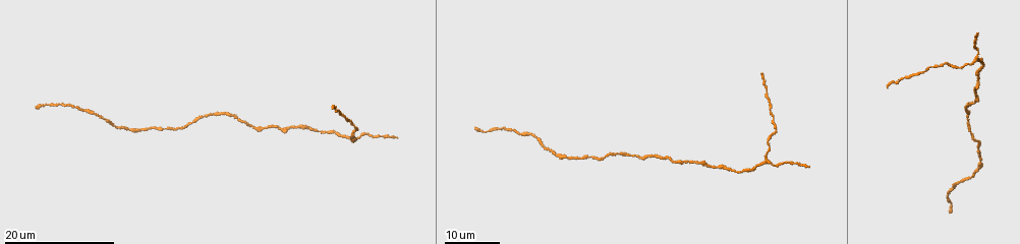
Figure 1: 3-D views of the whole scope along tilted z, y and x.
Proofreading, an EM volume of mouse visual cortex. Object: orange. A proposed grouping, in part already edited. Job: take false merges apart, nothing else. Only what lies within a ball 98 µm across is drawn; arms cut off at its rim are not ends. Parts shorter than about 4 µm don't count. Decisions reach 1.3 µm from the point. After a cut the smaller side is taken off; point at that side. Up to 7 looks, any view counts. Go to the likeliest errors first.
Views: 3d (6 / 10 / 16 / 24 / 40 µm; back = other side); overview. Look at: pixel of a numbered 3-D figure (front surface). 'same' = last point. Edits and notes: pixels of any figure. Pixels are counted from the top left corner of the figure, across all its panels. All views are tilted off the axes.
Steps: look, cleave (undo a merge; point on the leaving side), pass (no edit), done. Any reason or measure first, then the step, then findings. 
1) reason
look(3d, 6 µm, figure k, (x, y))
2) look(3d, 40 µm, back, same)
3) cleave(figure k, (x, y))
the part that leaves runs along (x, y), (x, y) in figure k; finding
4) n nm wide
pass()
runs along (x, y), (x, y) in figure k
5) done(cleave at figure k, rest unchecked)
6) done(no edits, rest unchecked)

look(3d, 16 µm, figure 1, (975, 59))

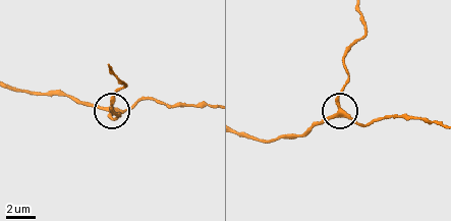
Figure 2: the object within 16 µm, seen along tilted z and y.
look(3d, 10 µm, figure 2, (338, 108))

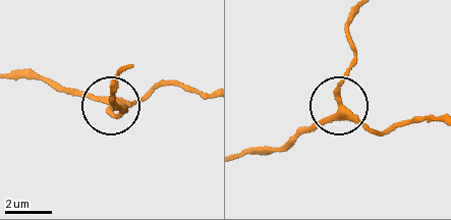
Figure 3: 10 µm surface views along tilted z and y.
pass()
runs along (241, 156), (280, 149), (320, 128), (339, 103), (382, 134) in figure 3; one neuron here

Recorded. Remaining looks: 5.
calibre changes
look(3d, 16 µm, figure 1, (727, 171))

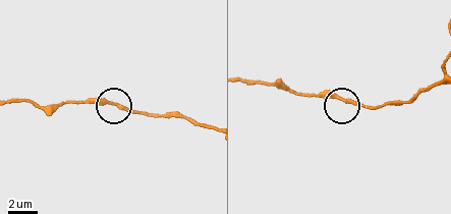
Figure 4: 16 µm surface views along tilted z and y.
look(3d, 6 µm, figure 4, (348, 99))

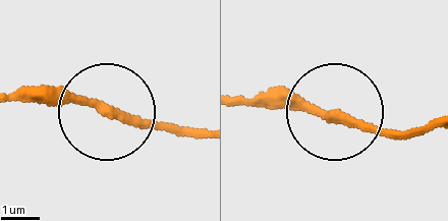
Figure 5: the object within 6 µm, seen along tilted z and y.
pass()
all the same neuron

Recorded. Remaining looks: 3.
thick turns thin
look(3d, 24 µm, figure 1, (978, 83))

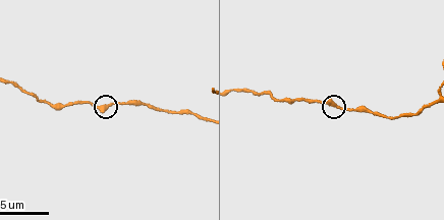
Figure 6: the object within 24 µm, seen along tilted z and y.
closer look
look(3d, 10 µm, figure 6, (334, 105))

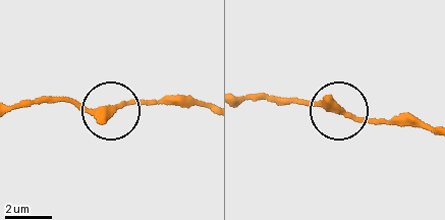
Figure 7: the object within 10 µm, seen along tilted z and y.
330 nm wide
pass()
runs along (16, 103), (69, 101), (108, 112), (183, 96) in figure 7; continuous, no second neuron

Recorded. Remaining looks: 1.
done(no edits, rest unchecked)

